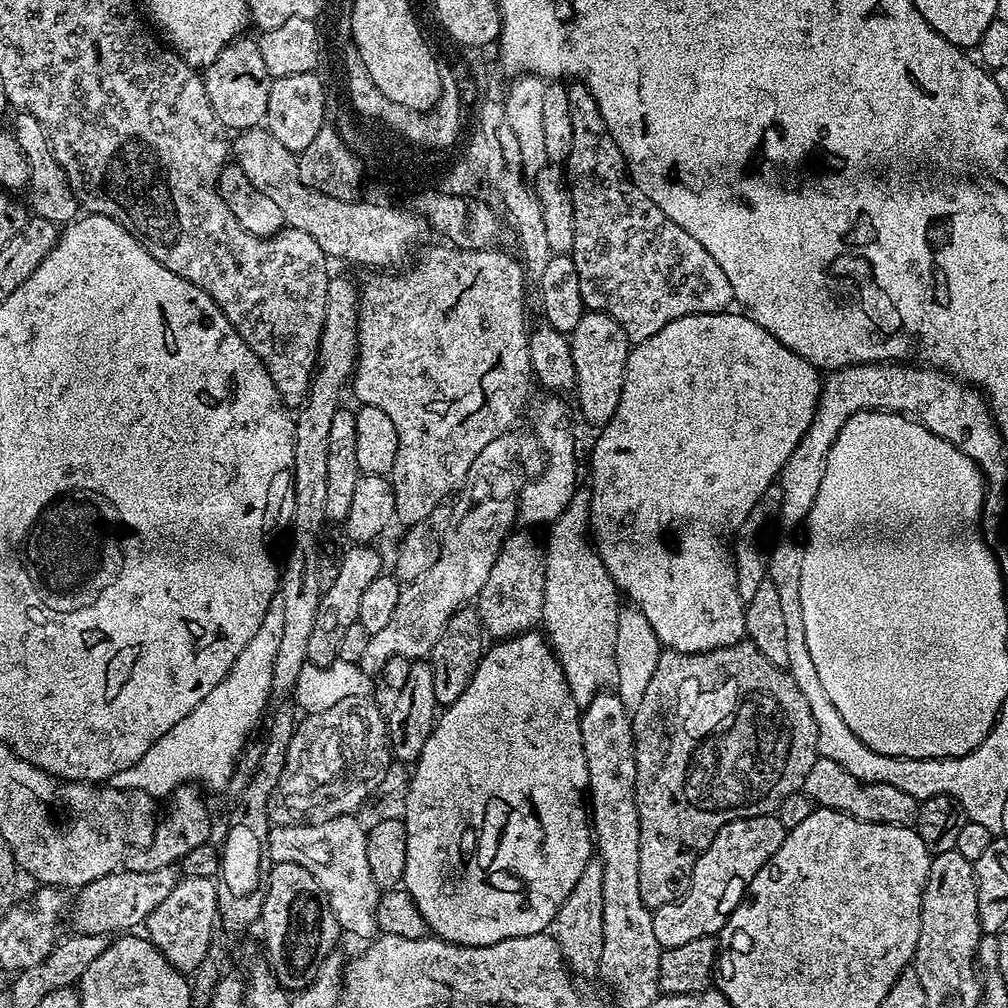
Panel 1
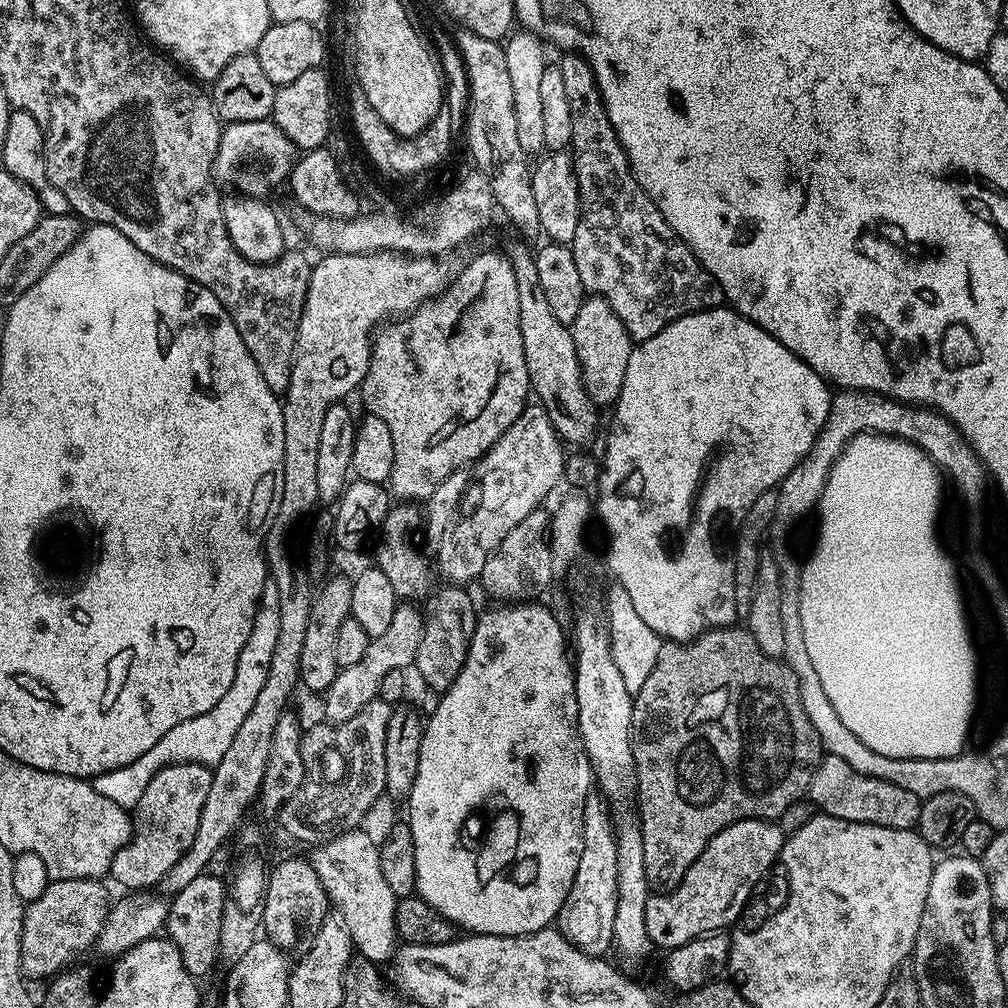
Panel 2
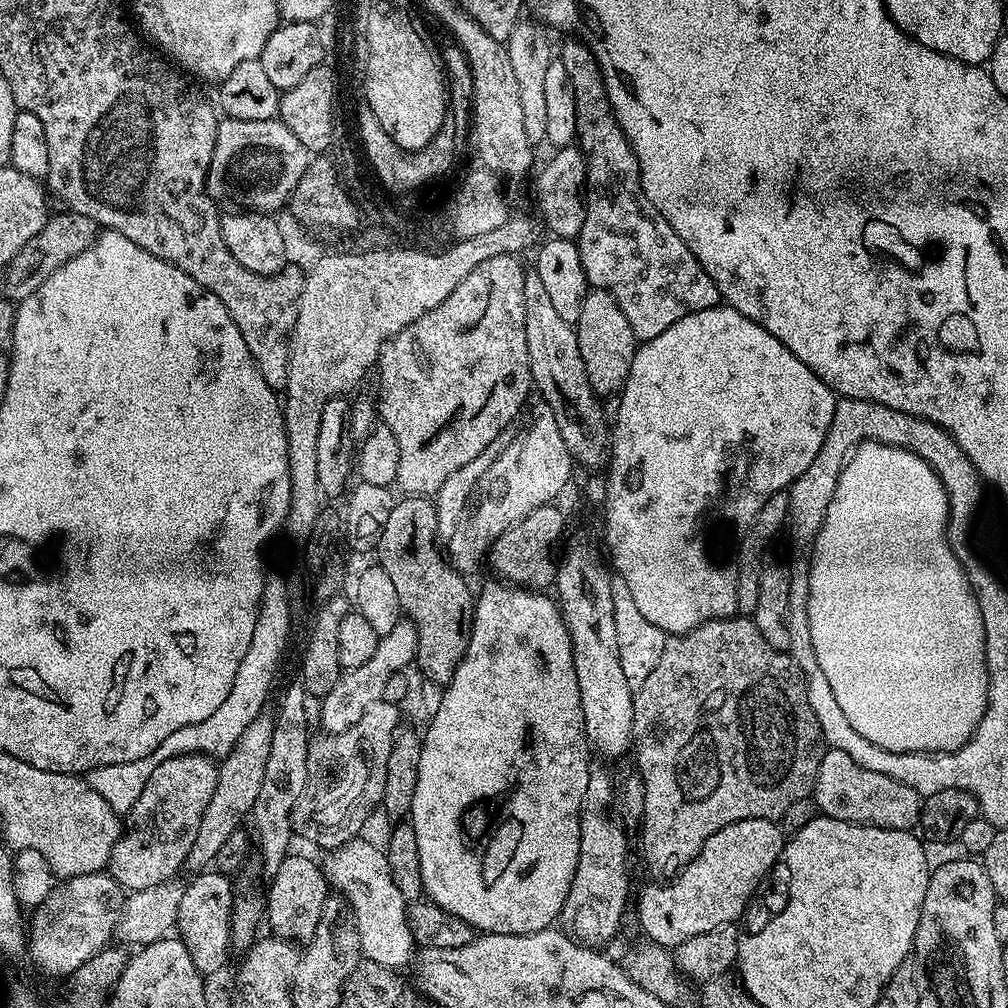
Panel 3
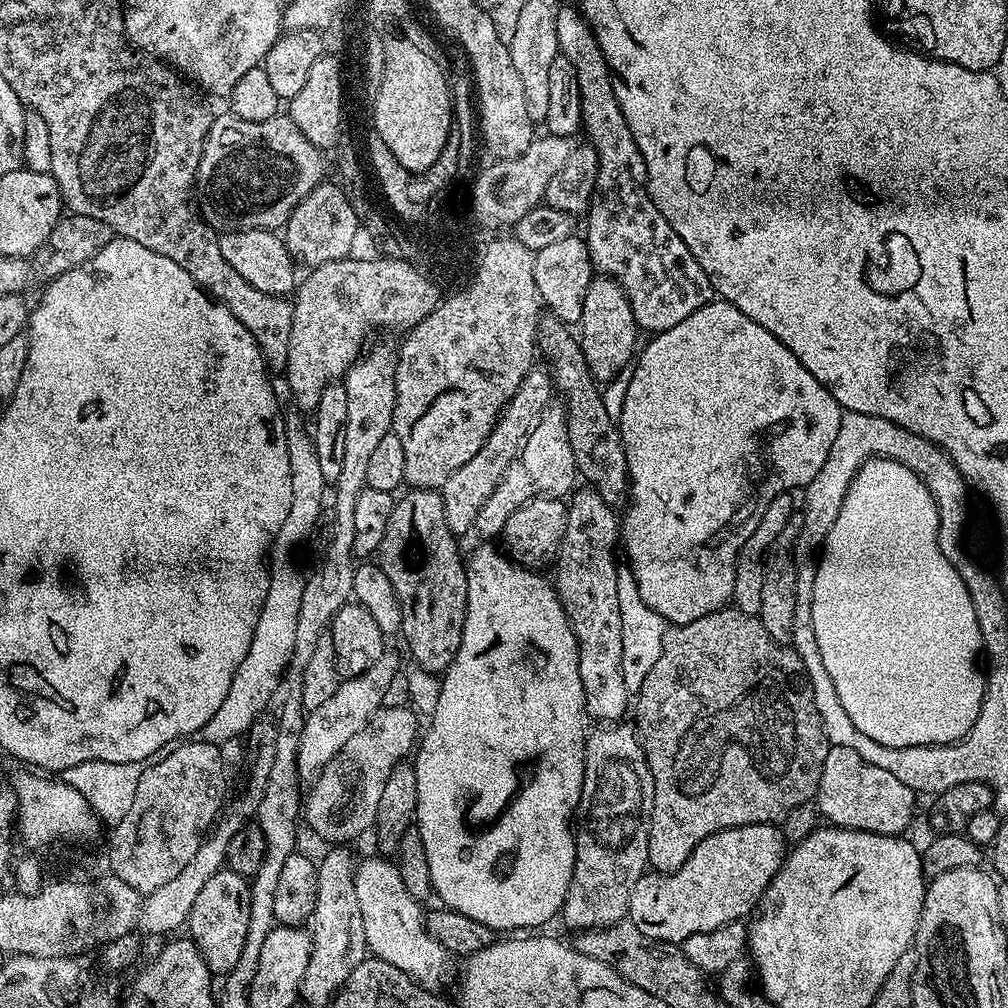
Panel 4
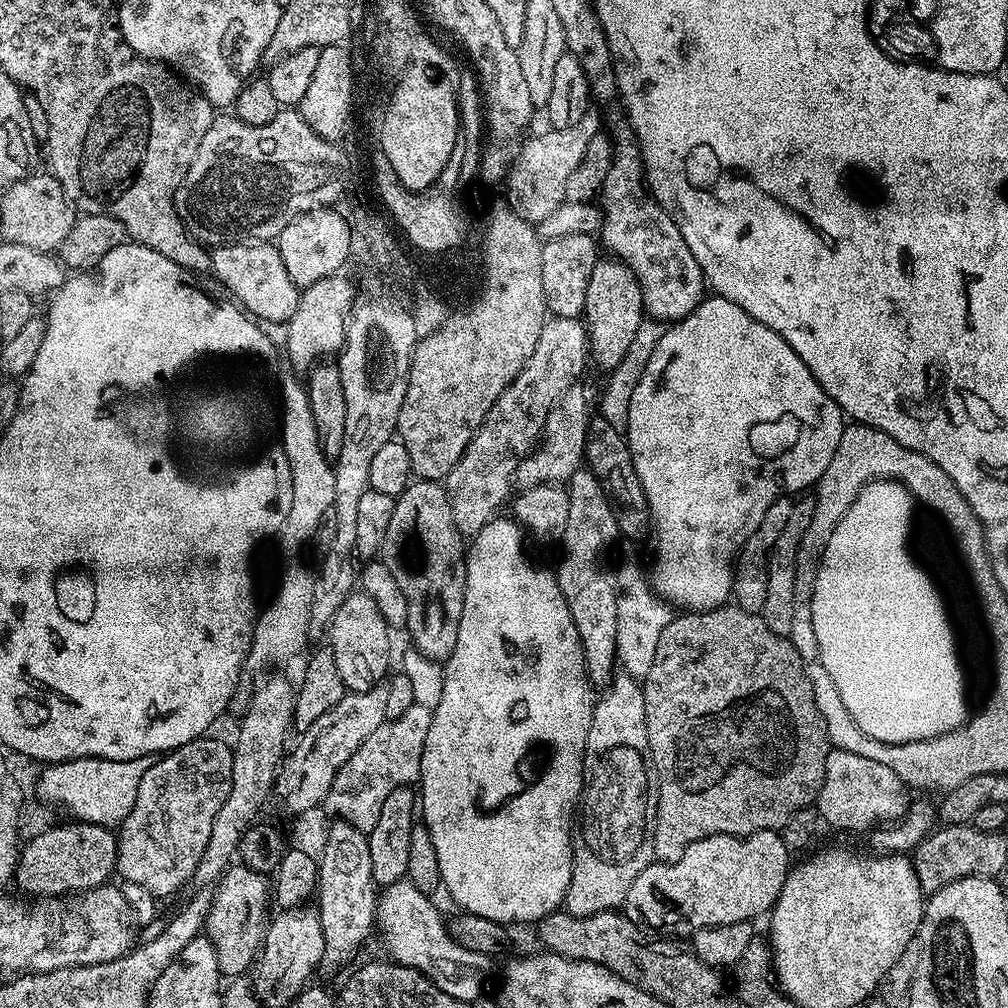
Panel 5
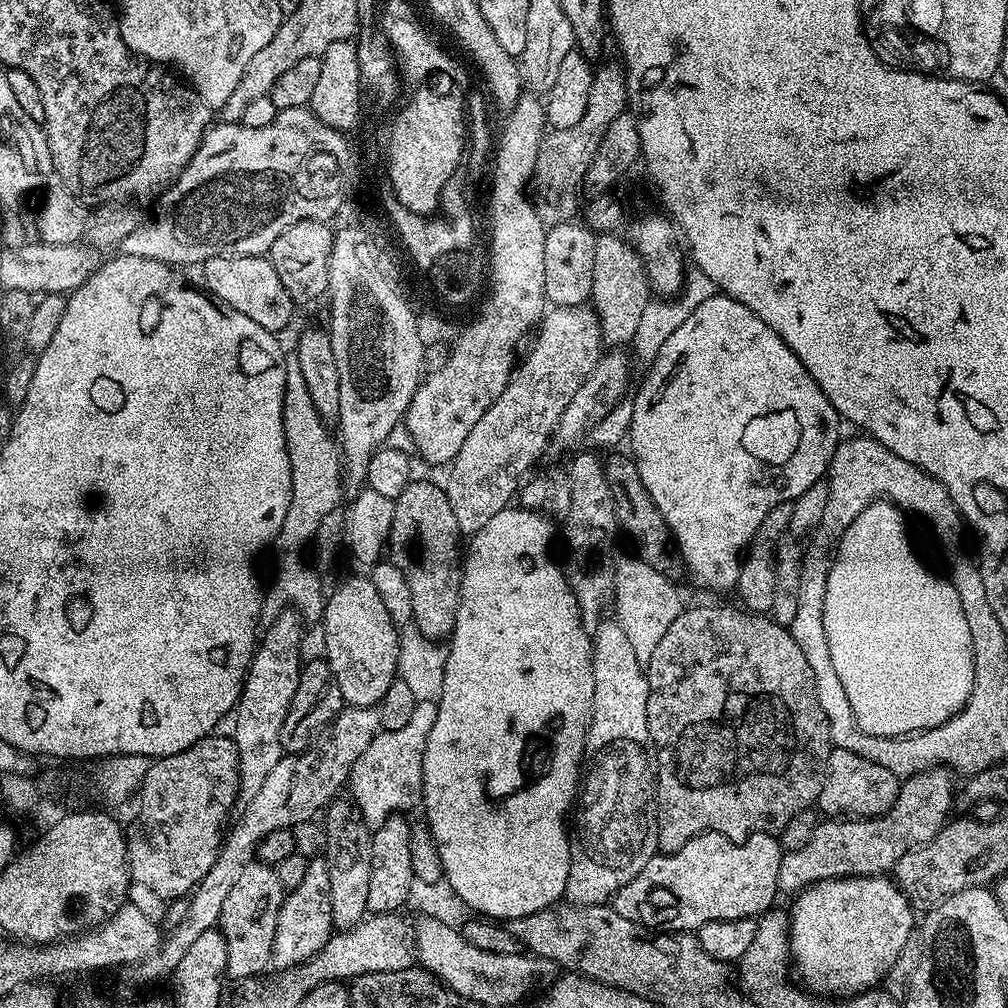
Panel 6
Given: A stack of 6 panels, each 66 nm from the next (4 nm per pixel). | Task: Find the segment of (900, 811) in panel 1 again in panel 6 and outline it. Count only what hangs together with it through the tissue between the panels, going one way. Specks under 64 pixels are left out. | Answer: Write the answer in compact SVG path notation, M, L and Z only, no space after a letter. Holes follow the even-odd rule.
M833 747L826 766L826 778L822 786L818 808L828 818L880 816L894 806L900 793L901 783L901 777L890 774L886 766L878 766L878 762L870 762L870 758L850 754L850 750Z

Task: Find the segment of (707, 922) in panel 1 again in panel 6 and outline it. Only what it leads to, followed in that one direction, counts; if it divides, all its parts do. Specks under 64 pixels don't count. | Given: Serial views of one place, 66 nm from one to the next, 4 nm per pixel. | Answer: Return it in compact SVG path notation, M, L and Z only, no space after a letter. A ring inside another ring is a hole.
M704 832L701 836L690 838L682 850L652 856L650 862L638 870L636 877L616 892L610 906L622 914L622 918L633 920L645 929L663 930L668 934L695 933L706 922L759 918L777 903L776 896L780 887L778 872L783 857L779 839L770 832L755 832L741 841L731 840L717 832Z

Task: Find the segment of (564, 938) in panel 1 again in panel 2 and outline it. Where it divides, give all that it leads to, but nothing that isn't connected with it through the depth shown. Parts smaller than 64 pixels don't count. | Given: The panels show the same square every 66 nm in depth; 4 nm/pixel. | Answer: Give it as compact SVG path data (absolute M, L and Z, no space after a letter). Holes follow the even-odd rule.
M590 802L584 811L584 841L582 858L578 858L578 874L574 874L574 886L570 886L570 894L566 894L566 902L562 902L562 910L554 921L558 931L587 956L604 958L612 948L617 876L618 856L611 817L603 803Z

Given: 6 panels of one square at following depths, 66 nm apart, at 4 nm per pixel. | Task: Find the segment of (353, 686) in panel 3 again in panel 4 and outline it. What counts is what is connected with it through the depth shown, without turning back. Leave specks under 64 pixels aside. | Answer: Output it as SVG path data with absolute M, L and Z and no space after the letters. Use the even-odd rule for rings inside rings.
M392 650L385 651L384 656L378 658L374 666L370 666L370 670L341 679L334 695L327 702L322 702L322 706L311 709L305 715L302 738L298 746L298 770L301 781L315 782L320 777L321 770L339 754L342 746L346 746L346 742L350 742L350 738L354 738L358 730L362 730L371 722L372 715L384 707L382 697L386 695L386 689L390 687L394 674L401 671L401 668L399 658Z

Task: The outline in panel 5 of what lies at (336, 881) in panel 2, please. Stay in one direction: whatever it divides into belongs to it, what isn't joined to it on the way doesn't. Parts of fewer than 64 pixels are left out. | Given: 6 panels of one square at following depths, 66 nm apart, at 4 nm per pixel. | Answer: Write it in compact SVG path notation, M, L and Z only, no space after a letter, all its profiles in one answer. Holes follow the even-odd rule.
M406 878L387 885L376 902L378 932L380 930L384 935L384 944L395 963L420 971L438 986L438 990L452 998L476 1002L492 972L493 961L474 950L458 946L448 933L445 917L440 917L439 910L428 900L431 900L429 893L418 890L418 886Z

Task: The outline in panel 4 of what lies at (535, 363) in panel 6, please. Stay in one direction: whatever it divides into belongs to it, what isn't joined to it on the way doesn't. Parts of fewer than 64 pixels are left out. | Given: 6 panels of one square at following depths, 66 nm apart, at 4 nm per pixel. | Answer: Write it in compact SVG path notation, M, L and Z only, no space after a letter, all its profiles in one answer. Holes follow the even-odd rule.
M540 366L533 367L531 372L526 374L522 386L510 398L510 402L496 419L496 425L492 428L492 433L482 442L482 450L466 462L466 466L458 466L454 474L444 483L442 495L444 497L444 509L446 510L446 522L450 526L453 536L463 538L467 532L473 529L476 523L478 510L494 494L506 466L510 466L513 458L520 453L522 446L526 446L526 438L534 434L534 426L538 426L538 418L542 418L542 410L554 398L554 385L552 377L547 371L544 372Z

